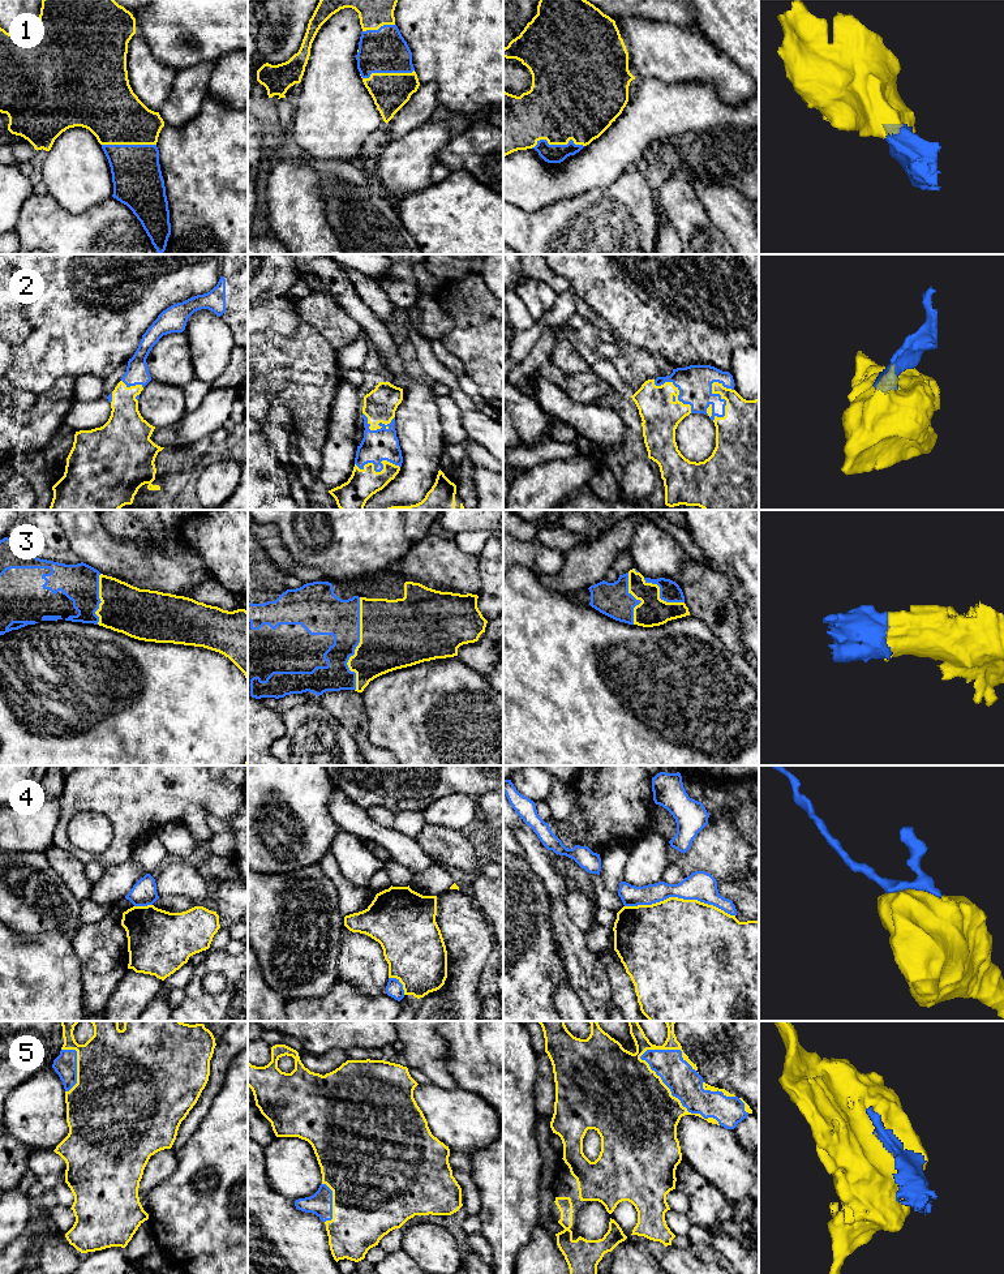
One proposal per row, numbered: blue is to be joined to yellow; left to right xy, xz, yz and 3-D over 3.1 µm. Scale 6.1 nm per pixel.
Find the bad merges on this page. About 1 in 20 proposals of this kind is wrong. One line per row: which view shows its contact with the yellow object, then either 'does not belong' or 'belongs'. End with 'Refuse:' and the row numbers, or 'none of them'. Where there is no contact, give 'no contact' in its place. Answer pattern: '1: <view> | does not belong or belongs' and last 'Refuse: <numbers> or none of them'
1: yz | belongs
2: yz | belongs
3: xz | belongs
4: yz | does not belong
5: yz | belongs
Refuse: 4

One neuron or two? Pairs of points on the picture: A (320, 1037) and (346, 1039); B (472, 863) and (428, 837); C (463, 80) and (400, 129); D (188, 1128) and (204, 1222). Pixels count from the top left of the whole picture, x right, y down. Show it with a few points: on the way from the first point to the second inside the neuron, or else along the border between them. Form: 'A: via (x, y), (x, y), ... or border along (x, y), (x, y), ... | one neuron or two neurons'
A: via (326, 1037), (339, 1037) | one neuron
B: via (462, 854), (438, 843) | one neuron
C: border along (420, 82), (434, 82), (437, 85), (438, 103) | two neurons
D: border along (207, 1112), (200, 1125), (175, 1152) | two neurons

